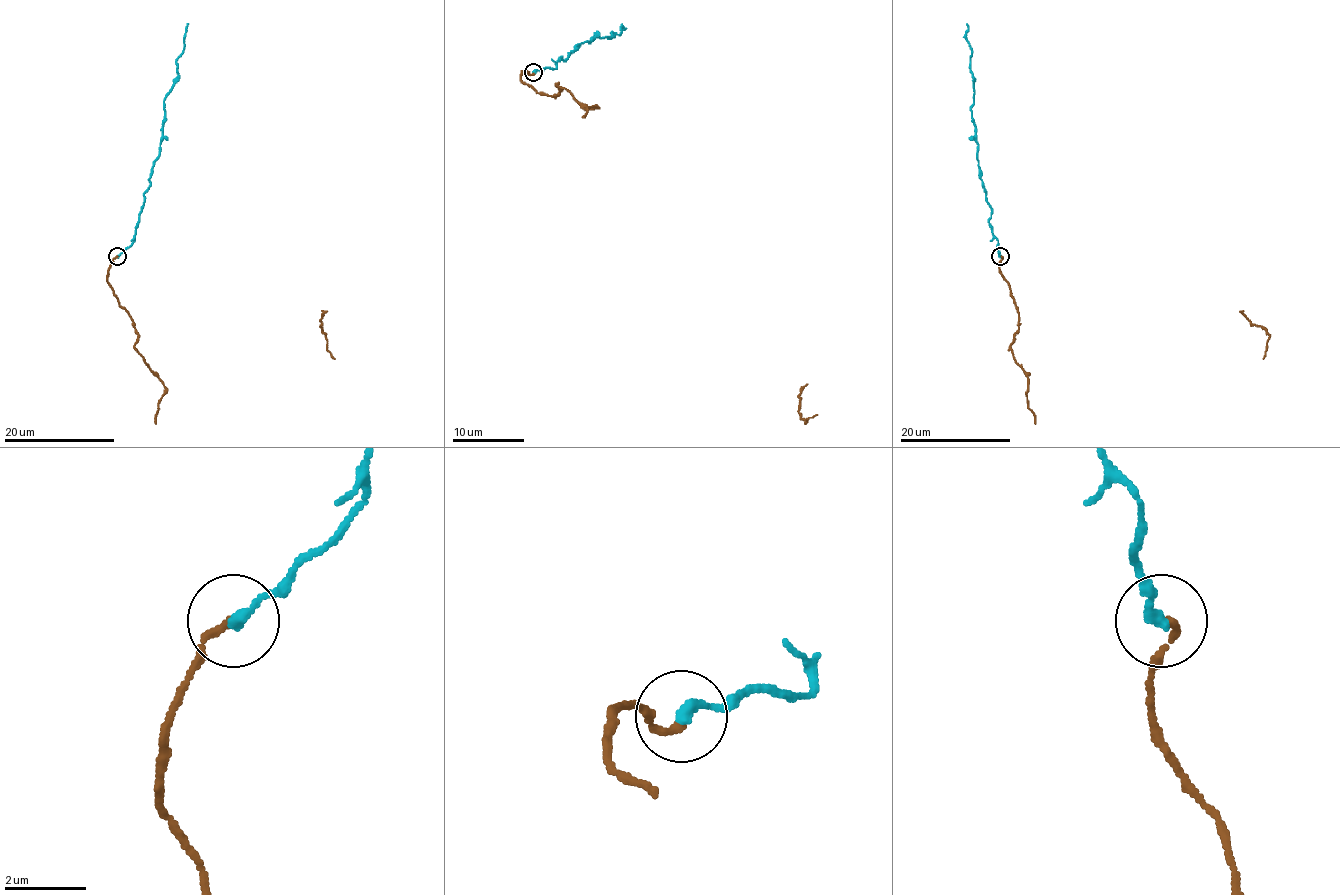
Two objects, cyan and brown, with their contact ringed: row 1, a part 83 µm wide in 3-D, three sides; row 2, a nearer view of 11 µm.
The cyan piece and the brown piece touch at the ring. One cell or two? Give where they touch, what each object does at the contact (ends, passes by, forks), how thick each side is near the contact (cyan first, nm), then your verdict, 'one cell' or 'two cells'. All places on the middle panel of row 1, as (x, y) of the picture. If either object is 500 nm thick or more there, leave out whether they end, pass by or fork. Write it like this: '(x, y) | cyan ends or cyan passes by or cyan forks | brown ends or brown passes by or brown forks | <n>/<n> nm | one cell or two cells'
(533, 72) | cyan ends | brown ends | 280/180 nm | one cell

